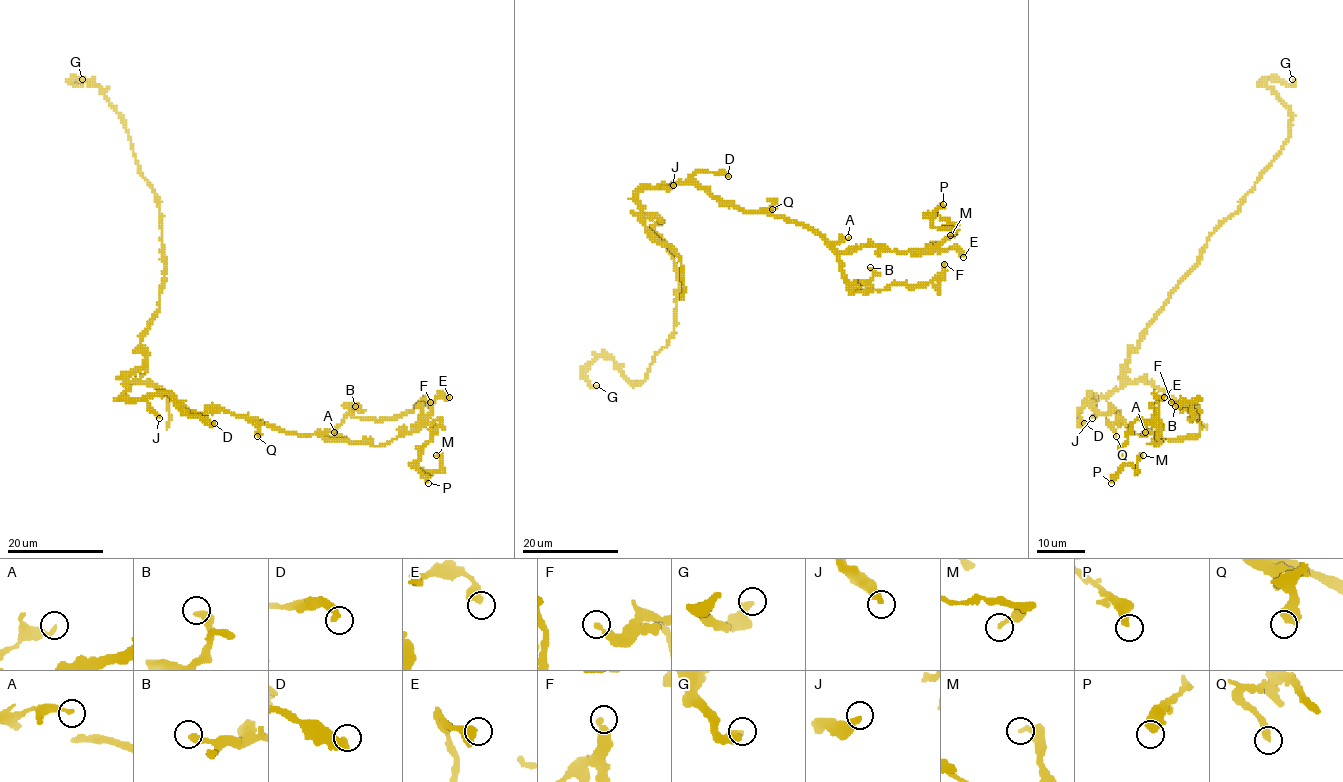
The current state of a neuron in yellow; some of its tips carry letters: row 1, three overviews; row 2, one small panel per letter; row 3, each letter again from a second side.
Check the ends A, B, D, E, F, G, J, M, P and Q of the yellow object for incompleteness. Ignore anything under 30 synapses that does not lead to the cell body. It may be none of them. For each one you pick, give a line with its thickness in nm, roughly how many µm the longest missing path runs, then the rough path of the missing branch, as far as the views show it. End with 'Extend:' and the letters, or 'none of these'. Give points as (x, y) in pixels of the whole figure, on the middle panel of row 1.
Extend: none of these

